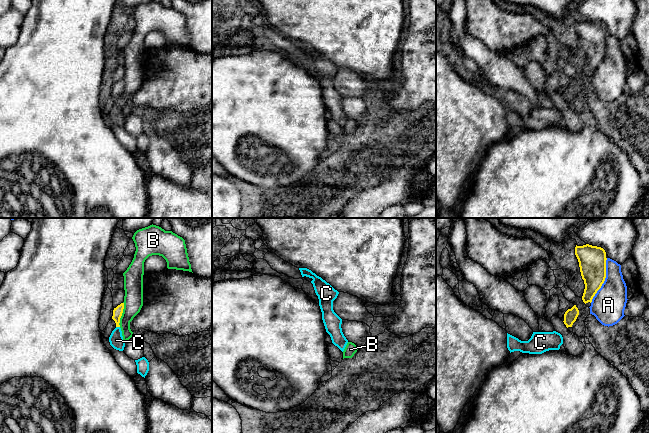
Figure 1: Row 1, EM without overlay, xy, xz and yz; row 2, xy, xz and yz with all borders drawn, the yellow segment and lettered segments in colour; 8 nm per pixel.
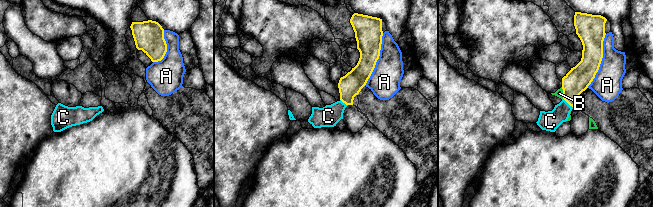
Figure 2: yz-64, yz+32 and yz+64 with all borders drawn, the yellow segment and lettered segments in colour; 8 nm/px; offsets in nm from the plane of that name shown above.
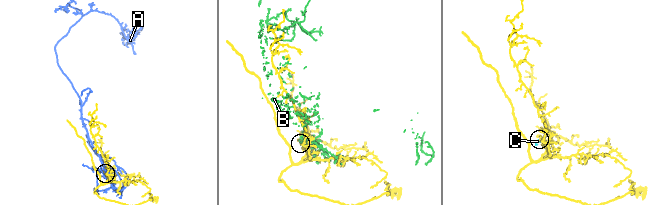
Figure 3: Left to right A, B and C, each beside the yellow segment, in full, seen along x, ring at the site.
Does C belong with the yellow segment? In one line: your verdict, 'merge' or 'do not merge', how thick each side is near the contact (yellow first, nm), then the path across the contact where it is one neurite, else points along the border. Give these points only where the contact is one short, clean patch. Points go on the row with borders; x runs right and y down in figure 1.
merge; calibres 80 and 110 nm; way xy (117, 312), (118, 326), (116, 340)

